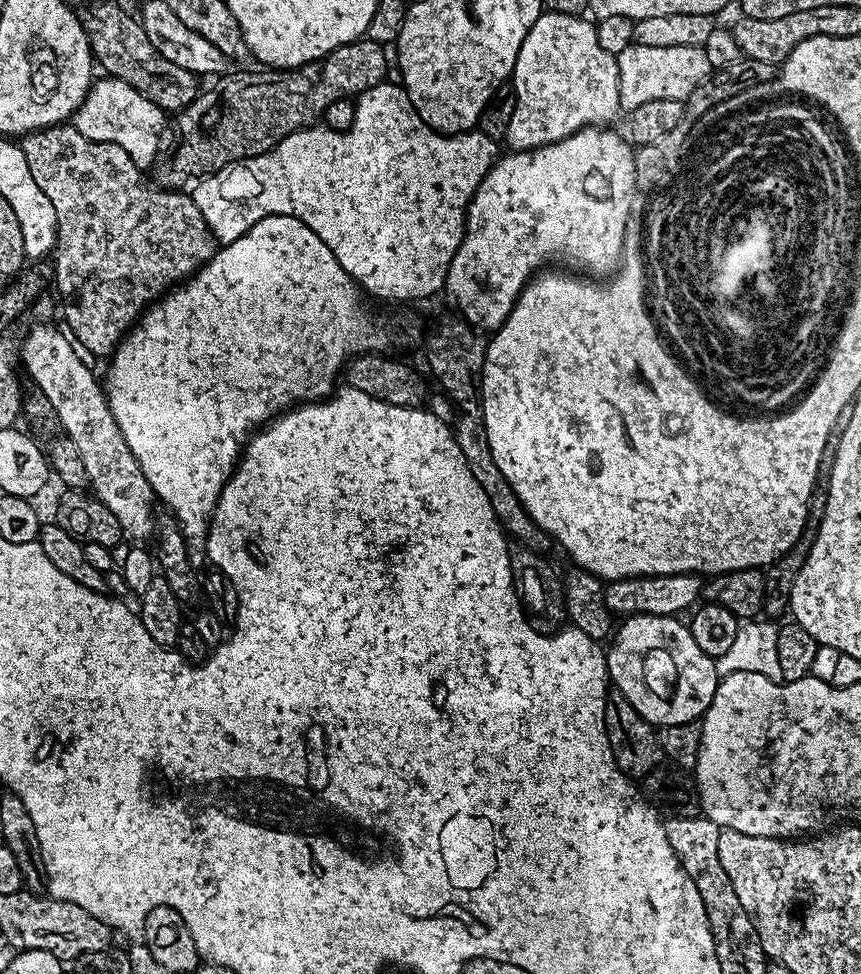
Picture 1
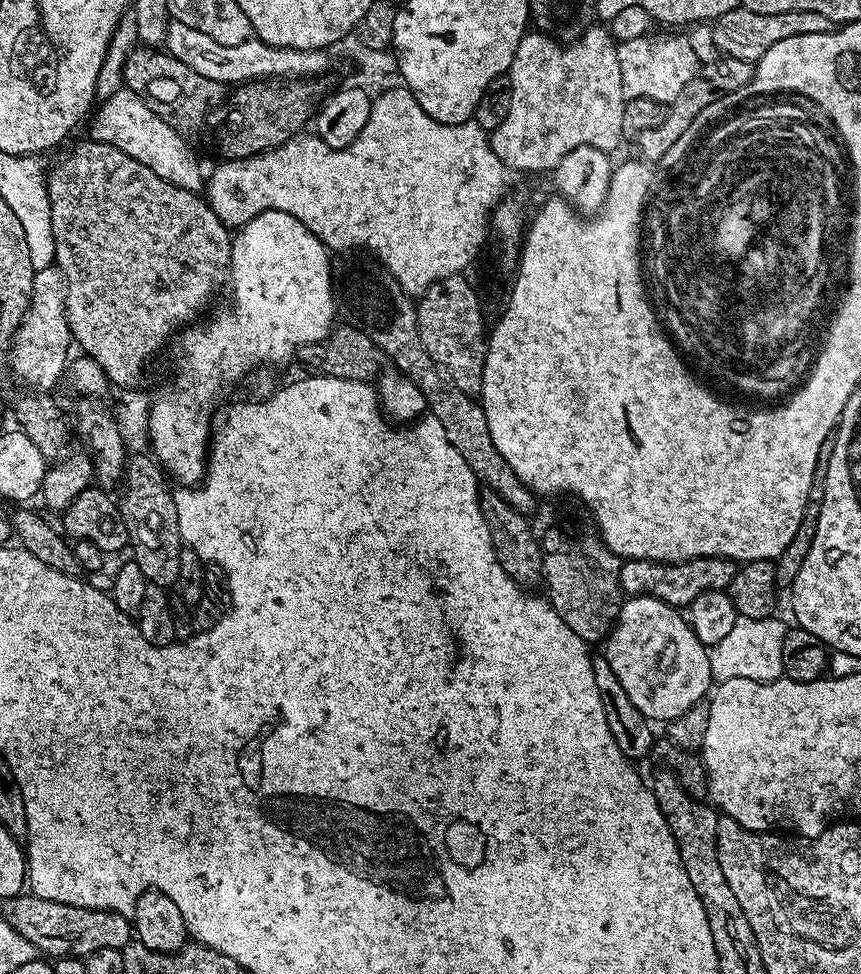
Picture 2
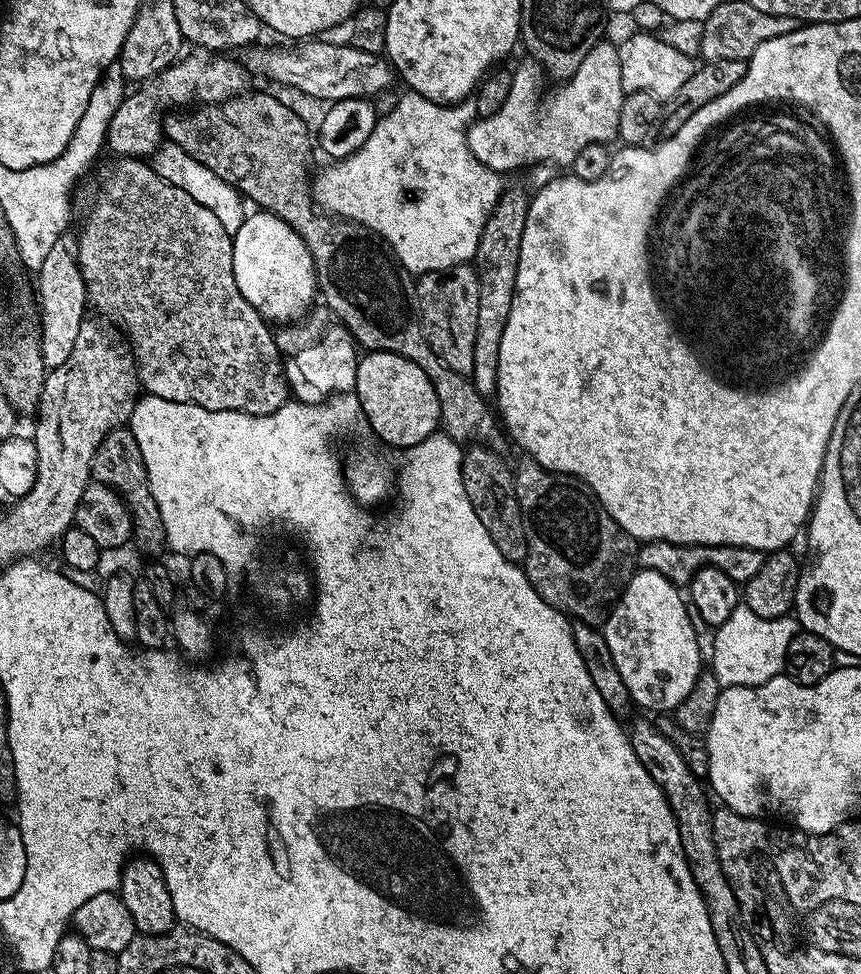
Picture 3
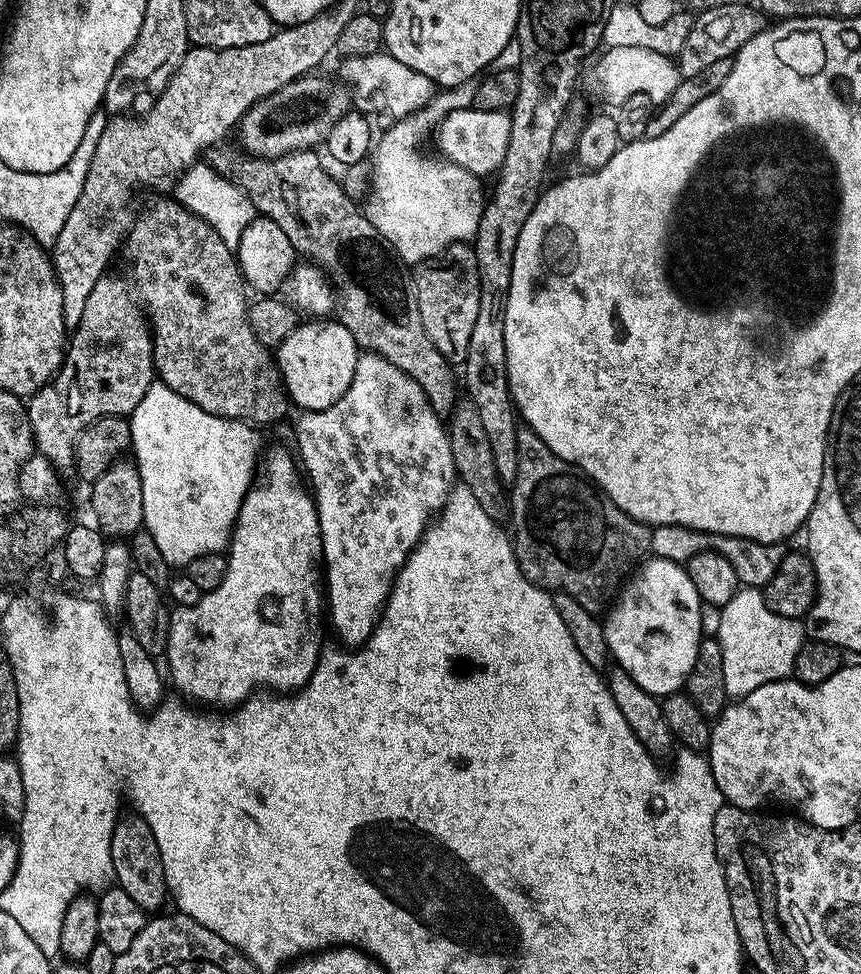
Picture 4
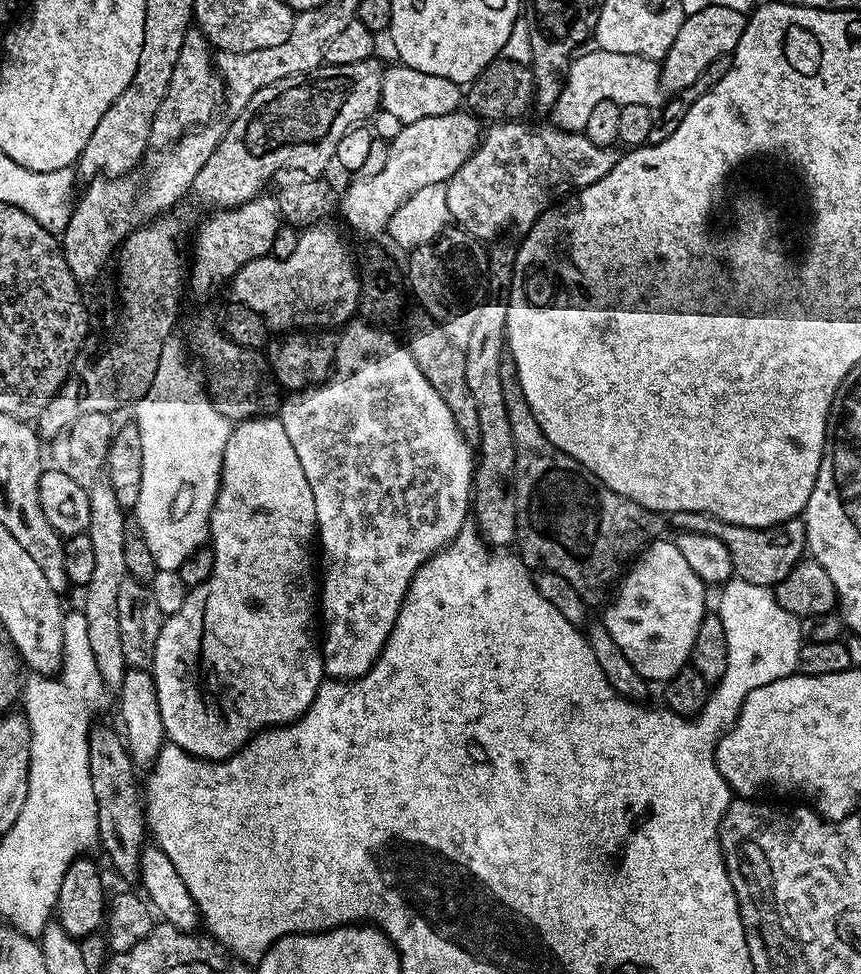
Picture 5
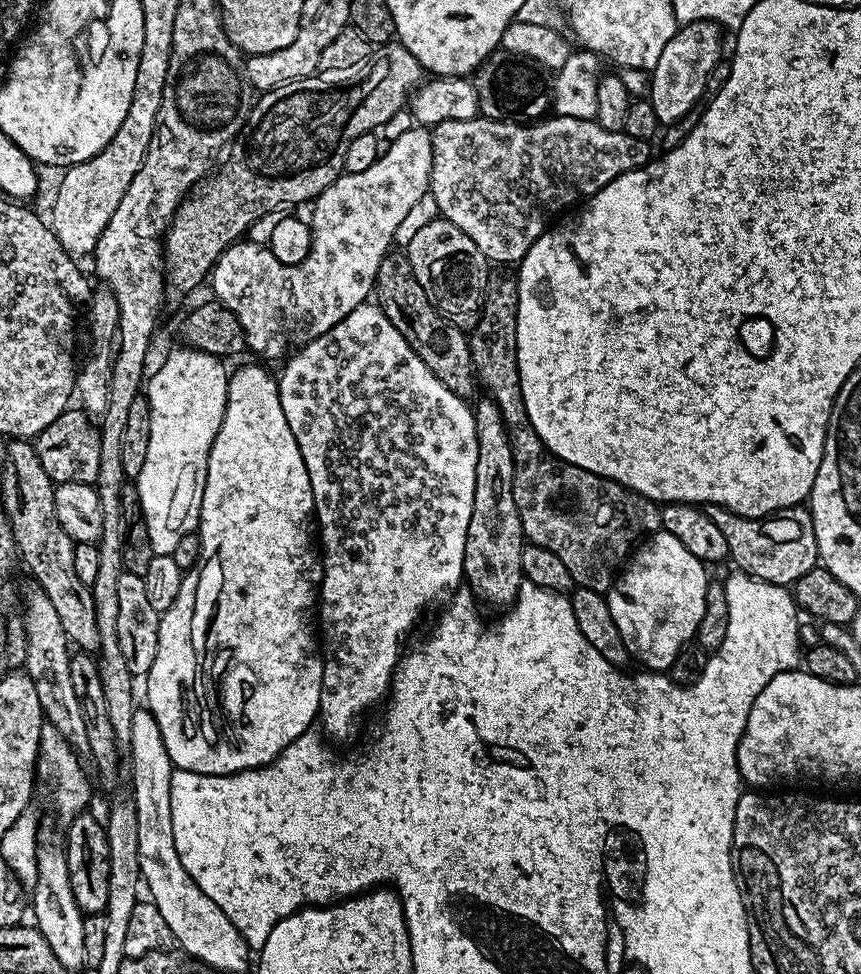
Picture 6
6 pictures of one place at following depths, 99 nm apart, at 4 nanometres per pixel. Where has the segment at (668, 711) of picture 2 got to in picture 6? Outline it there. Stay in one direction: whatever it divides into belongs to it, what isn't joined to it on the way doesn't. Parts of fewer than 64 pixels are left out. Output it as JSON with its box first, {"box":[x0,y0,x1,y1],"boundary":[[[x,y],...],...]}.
{"box":[606,530,708,673],"boundary":[[[663,530],[651,533],[631,553],[626,567],[606,595],[614,626],[618,626],[622,642],[626,642],[629,657],[640,663],[637,665],[667,673],[674,658],[695,641],[698,622],[702,622],[702,614],[706,611],[708,572],[706,565],[694,558],[674,534]]]}

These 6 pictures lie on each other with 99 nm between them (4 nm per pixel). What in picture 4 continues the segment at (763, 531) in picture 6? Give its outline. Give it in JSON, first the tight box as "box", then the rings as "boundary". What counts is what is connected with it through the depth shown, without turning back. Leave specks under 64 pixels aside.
{"box":[650,524,786,589],"boundary":[[[657,524],[650,534],[650,553],[655,558],[666,558],[675,564],[687,565],[694,554],[703,552],[717,552],[734,566],[734,574],[738,574],[741,585],[745,588],[763,589],[764,585],[774,578],[778,570],[778,562],[782,562],[786,551],[783,543],[767,544],[766,542],[754,542],[750,538],[738,538],[727,536],[717,532],[703,532],[694,530],[690,526],[674,526],[673,524]]]}

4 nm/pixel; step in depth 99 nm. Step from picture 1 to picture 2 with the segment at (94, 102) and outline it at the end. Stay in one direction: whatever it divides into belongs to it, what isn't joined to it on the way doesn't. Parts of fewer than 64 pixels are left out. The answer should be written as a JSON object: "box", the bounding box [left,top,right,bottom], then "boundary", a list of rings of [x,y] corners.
{"box":[88,89,206,191],"boundary":[[[128,89],[116,91],[97,107],[97,114],[88,132],[89,139],[114,145],[116,149],[129,154],[135,161],[150,167],[160,178],[170,181],[180,189],[201,191],[206,184],[204,173],[196,157],[192,156],[181,133],[154,114],[140,96]]]}

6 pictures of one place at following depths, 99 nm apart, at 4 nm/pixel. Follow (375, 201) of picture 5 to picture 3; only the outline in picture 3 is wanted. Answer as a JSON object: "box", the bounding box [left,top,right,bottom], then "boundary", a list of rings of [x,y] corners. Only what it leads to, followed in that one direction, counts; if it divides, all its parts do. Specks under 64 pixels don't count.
{"box":[468,42,626,174],"boundary":[[[601,42],[595,44],[582,58],[582,66],[574,70],[571,78],[563,81],[553,92],[544,96],[543,88],[546,77],[535,60],[525,59],[520,69],[512,72],[510,98],[502,106],[502,110],[494,116],[480,116],[468,125],[468,145],[470,154],[482,162],[490,170],[501,174],[509,174],[515,168],[527,169],[534,164],[555,164],[557,166],[575,165],[578,154],[586,150],[586,146],[595,144],[611,145],[611,140],[618,137],[618,114],[622,110],[622,102],[626,95],[622,86],[622,70],[620,69],[620,50],[615,43]]]}

